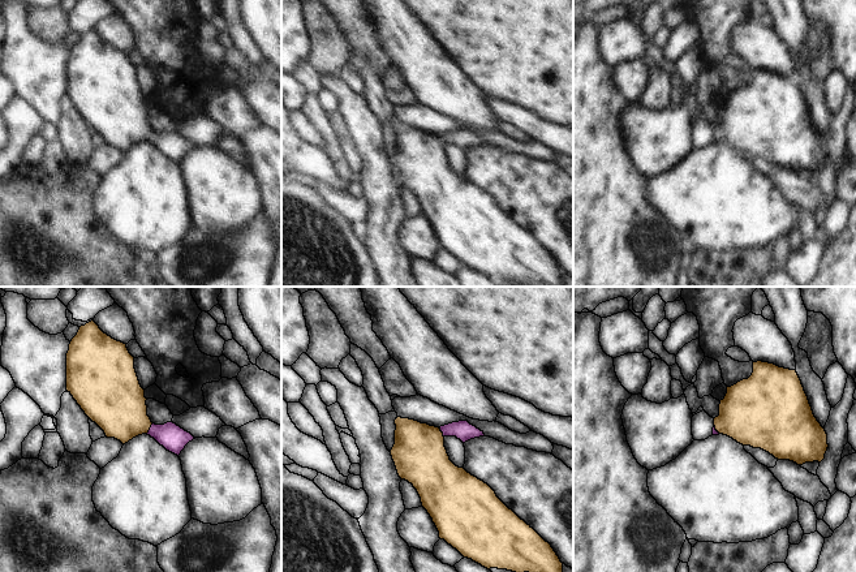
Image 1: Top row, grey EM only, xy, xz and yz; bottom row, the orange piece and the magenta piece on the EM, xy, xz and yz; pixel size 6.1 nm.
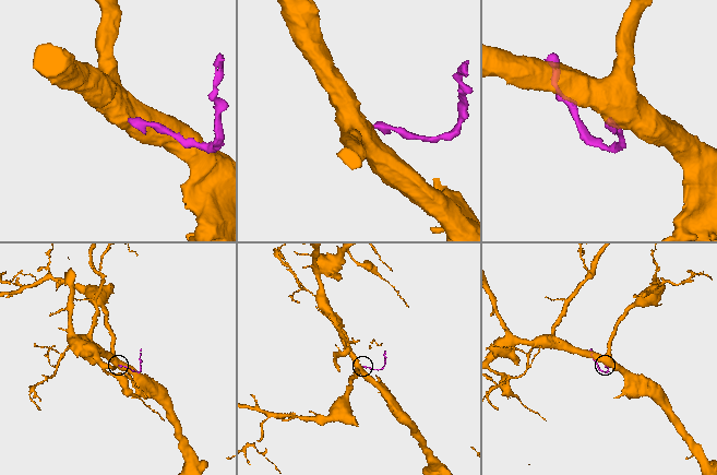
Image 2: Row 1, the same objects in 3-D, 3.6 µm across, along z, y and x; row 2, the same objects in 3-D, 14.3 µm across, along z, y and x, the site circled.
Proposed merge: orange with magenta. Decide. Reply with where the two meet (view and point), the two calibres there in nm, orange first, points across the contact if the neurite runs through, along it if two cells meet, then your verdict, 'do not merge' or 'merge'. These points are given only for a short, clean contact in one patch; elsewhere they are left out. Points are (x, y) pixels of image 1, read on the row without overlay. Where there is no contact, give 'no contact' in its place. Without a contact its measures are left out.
meets orange in xy at (149, 137); 360 nm thick on the orange side, 160 nm on the other; runs through xy (117, 114), (133, 129), (149, 137), (170, 143); merge

